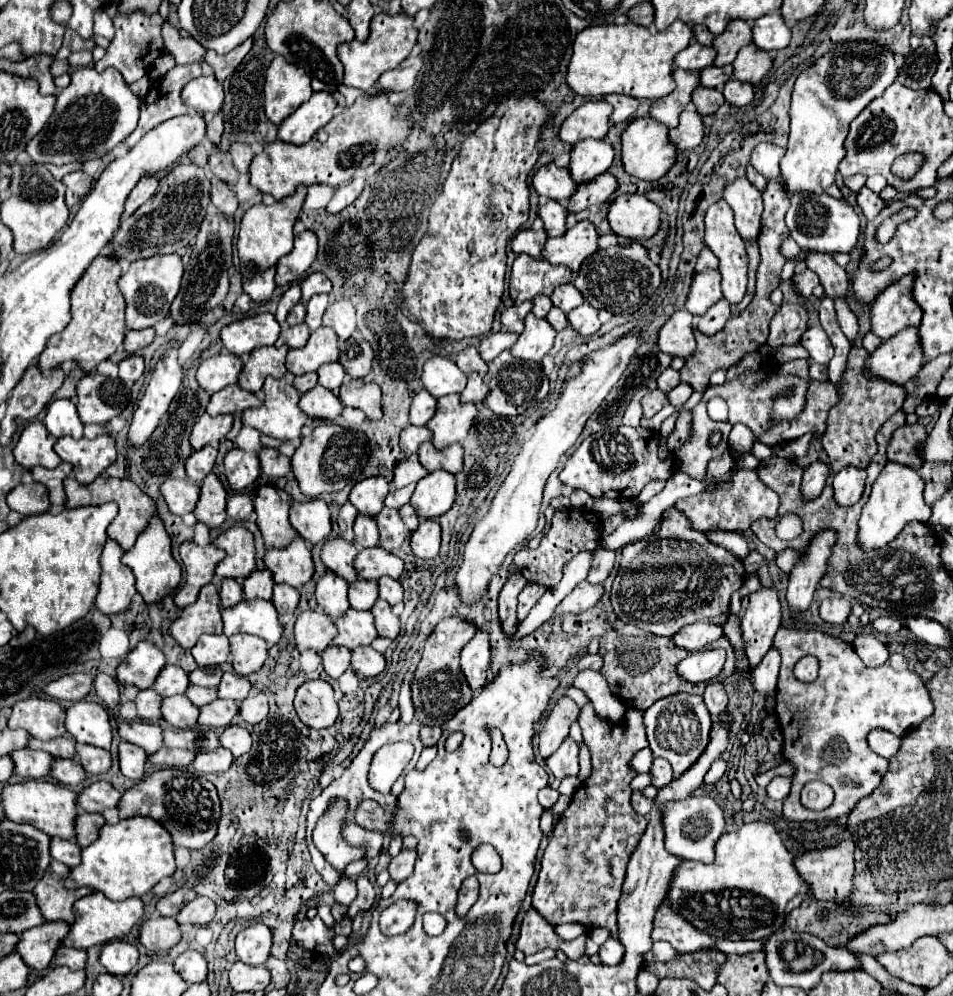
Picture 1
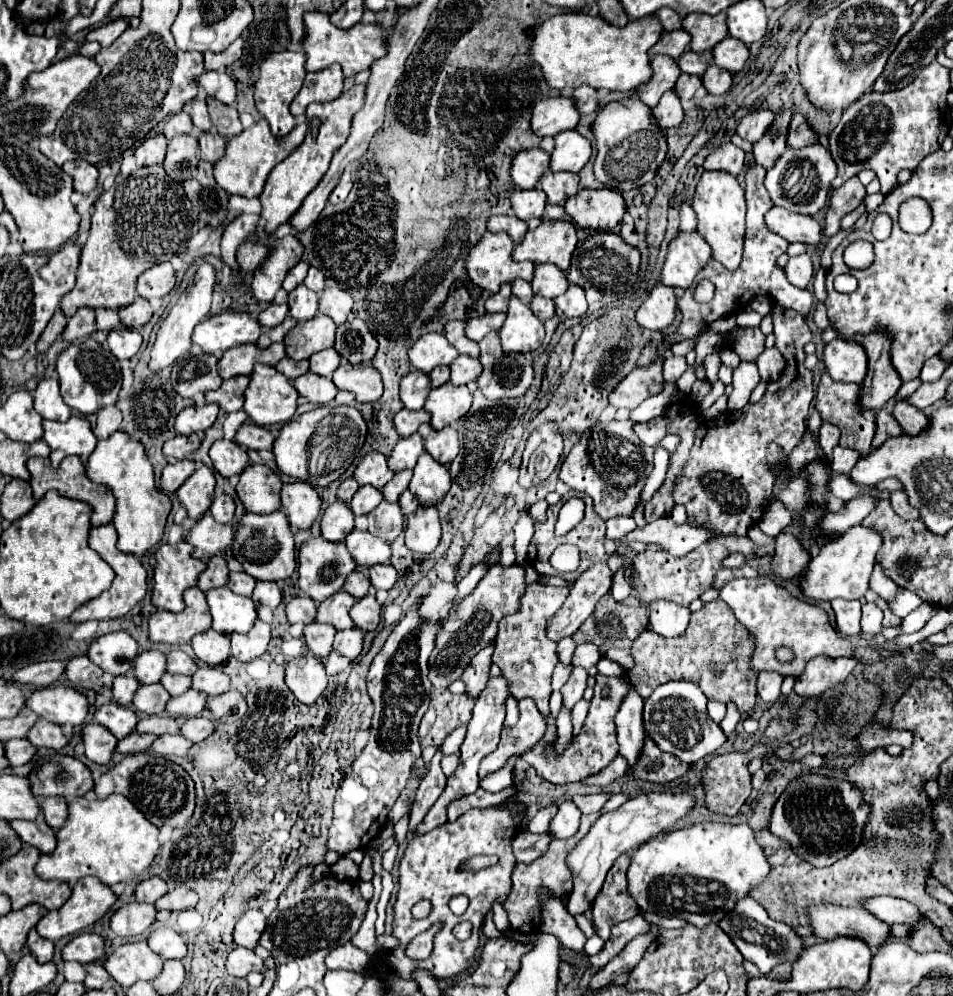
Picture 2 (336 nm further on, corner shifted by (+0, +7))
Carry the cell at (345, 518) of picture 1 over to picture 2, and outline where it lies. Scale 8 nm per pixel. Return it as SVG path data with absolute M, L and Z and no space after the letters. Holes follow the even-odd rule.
M346 478L340 486L338 486L338 500L342 500L342 502L350 502L352 500L352 496L354 496L354 492L358 490L358 482L354 480L354 478Z

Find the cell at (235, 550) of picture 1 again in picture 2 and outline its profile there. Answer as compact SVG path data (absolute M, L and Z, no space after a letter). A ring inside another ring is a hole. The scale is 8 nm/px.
M204 514L196 520L196 524L190 528L186 542L194 548L194 558L208 560L210 556L222 554L234 538L230 524L218 524L210 514Z

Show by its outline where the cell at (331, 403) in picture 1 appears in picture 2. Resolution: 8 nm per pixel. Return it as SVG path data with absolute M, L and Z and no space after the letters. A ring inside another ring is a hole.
M306 372L300 378L294 380L294 388L298 390L300 396L304 396L312 404L328 404L334 400L338 388L330 378L318 376L314 372Z

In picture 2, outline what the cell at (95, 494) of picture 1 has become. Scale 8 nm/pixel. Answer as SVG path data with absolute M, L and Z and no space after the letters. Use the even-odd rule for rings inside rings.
M66 456L60 464L58 470L54 470L50 466L50 460L48 458L30 458L26 462L26 468L30 472L30 486L32 486L32 494L34 498L42 498L46 490L58 490L62 496L70 496L72 500L82 500L86 504L92 506L92 516L90 516L90 524L92 526L98 526L98 524L106 524L112 520L112 514L114 514L114 496L110 496L112 492L108 492L108 488L102 484L96 484L92 480L88 480L86 472L84 472L84 466L80 462L78 456Z

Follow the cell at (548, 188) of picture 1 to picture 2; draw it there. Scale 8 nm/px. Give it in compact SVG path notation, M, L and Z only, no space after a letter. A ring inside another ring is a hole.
M528 148L518 152L512 160L512 172L510 172L510 178L514 180L516 188L522 190L534 188L538 178L548 170L548 160L550 154L544 152L542 148L532 148L532 150Z

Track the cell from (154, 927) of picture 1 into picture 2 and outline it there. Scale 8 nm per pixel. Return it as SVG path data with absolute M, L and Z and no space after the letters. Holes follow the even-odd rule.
M140 902L124 904L112 914L110 928L118 936L138 936L154 922L154 916L156 916L154 904L140 904Z

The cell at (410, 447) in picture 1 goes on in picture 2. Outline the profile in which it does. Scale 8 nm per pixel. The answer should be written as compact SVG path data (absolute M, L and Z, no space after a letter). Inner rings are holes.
M402 408L396 416L394 416L394 428L398 430L398 434L402 438L410 436L412 432L418 430L420 424L428 422L430 420L430 414L426 410L406 410Z

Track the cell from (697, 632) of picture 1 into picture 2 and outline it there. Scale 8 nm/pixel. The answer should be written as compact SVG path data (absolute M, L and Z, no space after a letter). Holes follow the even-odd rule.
M670 600L650 602L648 614L650 614L648 628L652 628L656 634L666 636L666 638L680 636L690 622L690 610L684 606L678 606Z

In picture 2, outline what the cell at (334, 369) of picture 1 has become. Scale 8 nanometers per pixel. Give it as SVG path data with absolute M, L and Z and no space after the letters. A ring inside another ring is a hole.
M326 348L326 350L320 350L310 356L310 372L318 374L318 376L330 378L332 372L338 368L338 364L340 364L340 356L334 348Z

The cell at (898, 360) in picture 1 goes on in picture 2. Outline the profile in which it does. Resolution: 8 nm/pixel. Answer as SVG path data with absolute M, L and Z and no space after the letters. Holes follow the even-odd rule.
M844 340L828 342L822 352L822 362L826 366L826 372L836 382L860 384L868 370L866 352L856 342L844 342Z

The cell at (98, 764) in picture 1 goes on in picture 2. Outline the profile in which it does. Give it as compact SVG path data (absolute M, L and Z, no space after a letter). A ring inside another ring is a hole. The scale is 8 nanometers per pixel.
M38 720L34 728L30 728L26 736L34 746L46 746L52 750L60 750L68 744L68 738L64 736L62 728L58 724L50 724L48 720Z

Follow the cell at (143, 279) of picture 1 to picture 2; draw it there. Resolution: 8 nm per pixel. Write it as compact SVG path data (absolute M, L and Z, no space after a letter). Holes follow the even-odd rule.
M170 262L156 264L138 278L138 294L146 300L160 300L174 288L174 268Z

